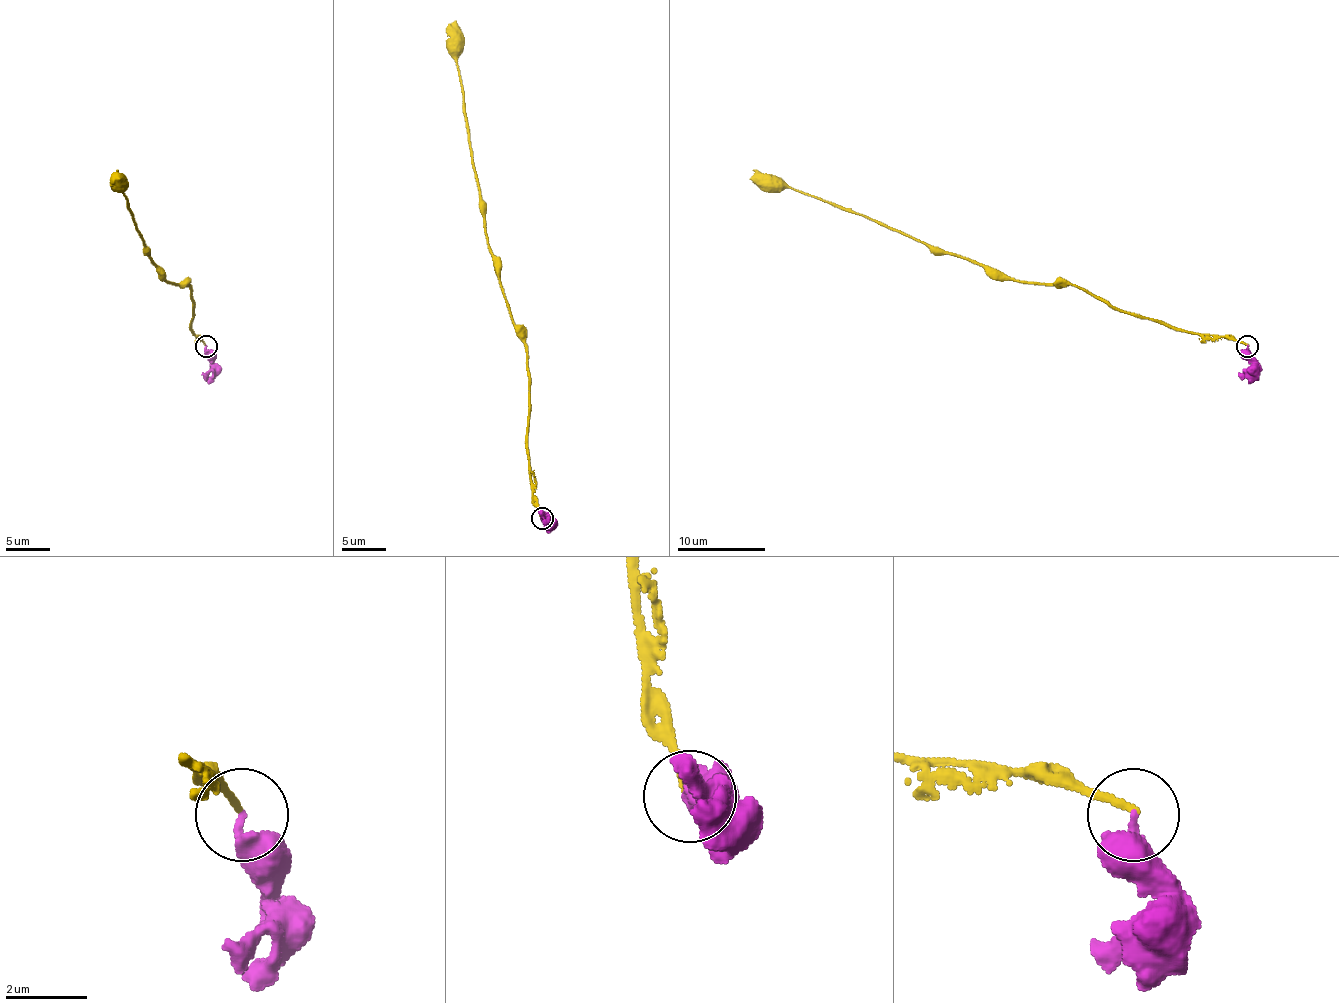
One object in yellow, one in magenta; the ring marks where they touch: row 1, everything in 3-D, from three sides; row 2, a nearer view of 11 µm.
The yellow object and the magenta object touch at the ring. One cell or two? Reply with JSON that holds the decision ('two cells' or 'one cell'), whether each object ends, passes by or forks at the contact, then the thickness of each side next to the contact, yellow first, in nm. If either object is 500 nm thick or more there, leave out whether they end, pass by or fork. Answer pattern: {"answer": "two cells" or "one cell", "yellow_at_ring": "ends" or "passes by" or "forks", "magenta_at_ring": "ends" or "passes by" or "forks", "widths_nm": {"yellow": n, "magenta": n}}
{"answer": "two cells", "yellow_at_ring": "ends", "magenta_at_ring": "ends", "widths_nm": {"yellow": 170, "magenta": 440}}

